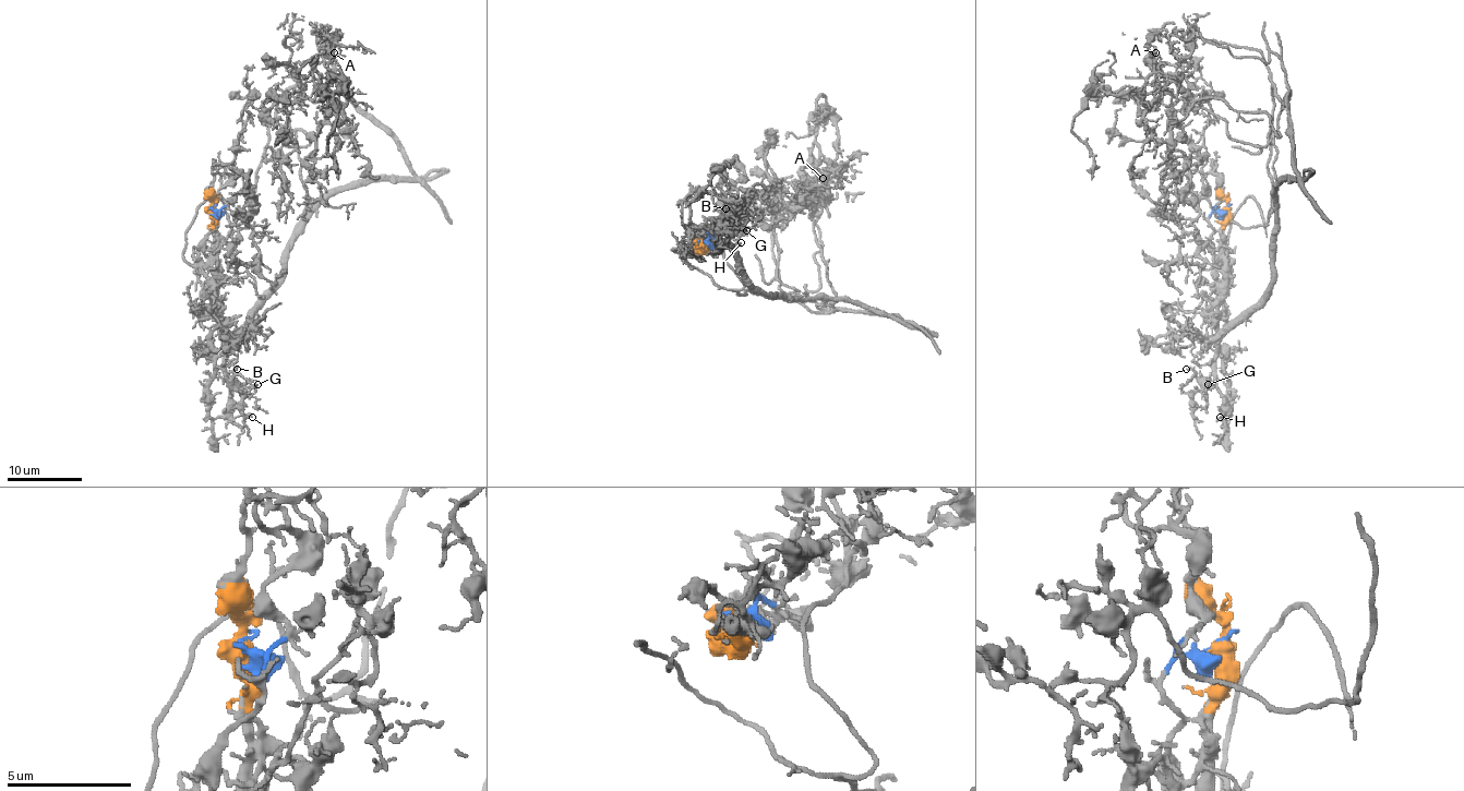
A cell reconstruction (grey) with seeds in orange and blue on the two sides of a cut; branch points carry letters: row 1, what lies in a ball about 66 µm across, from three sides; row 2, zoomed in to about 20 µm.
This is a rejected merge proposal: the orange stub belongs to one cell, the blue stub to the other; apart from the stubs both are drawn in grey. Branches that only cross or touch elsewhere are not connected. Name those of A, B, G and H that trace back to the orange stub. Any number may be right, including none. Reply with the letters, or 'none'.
B, G, H

